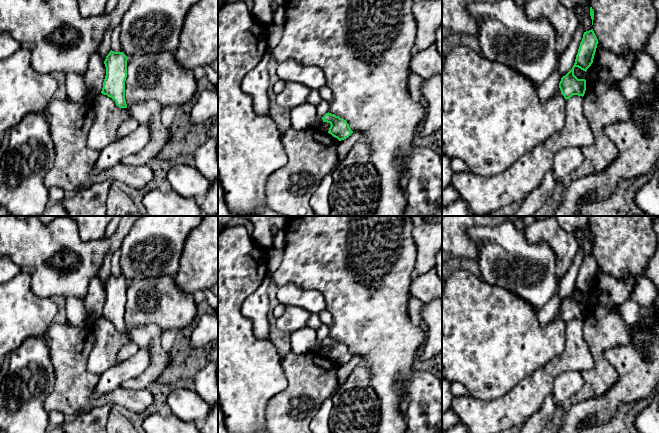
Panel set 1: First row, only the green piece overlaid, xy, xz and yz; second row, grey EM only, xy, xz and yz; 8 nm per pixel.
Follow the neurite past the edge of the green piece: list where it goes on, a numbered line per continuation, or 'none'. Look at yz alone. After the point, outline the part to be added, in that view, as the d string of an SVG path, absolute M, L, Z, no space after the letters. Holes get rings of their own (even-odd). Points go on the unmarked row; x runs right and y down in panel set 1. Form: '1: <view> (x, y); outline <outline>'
none

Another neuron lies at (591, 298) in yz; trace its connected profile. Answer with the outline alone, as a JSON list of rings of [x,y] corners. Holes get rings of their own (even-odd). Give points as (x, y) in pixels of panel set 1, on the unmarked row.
[[[593,287],[585,296],[585,304],[588,306],[589,305],[605,306],[607,301],[608,301],[607,295],[604,293],[597,295]]]

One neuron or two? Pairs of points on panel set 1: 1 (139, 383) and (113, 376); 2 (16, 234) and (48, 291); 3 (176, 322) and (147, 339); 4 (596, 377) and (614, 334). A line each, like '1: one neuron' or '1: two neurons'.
1: two neurons
2: one neuron
3: two neurons
4: one neuron

